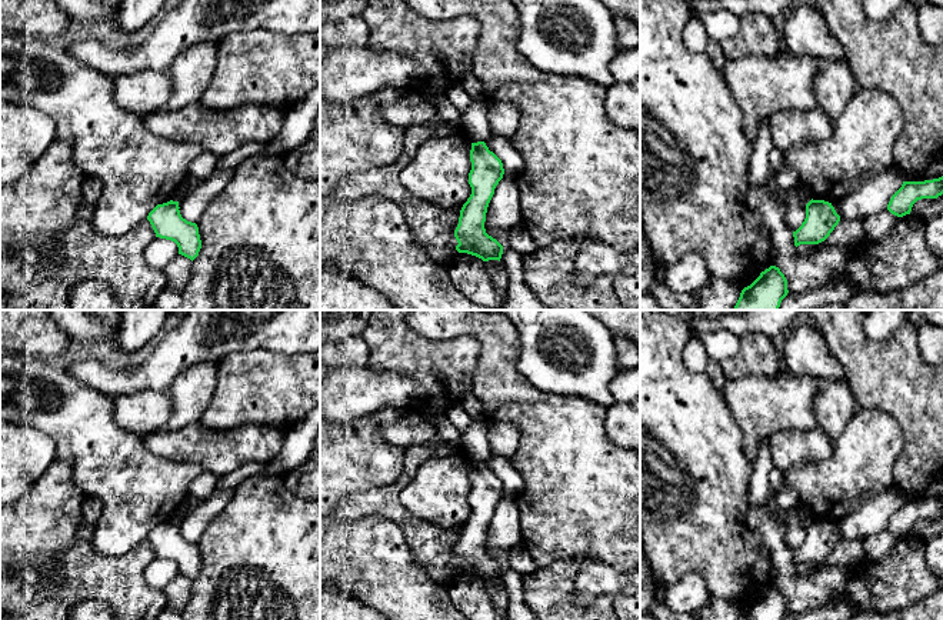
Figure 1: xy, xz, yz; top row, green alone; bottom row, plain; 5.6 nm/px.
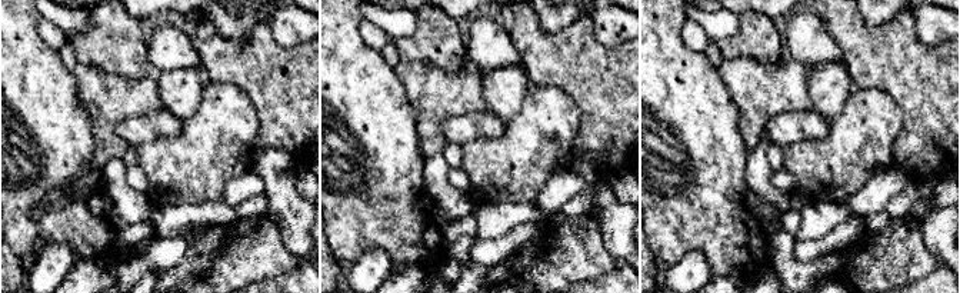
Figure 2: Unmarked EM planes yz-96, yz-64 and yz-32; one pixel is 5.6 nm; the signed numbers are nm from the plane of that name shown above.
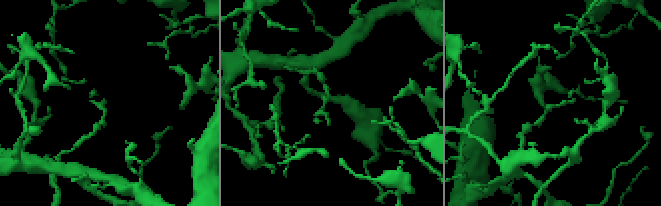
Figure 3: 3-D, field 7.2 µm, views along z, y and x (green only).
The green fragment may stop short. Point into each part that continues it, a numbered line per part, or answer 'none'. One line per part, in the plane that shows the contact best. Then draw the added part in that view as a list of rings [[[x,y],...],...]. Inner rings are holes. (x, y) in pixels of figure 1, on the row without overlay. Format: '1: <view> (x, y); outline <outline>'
none

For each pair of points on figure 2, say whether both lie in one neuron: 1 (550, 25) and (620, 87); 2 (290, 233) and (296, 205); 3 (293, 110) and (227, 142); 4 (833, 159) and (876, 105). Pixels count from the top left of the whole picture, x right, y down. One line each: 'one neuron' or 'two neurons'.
1: two neurons
2: one neuron
3: two neurons
4: one neuron

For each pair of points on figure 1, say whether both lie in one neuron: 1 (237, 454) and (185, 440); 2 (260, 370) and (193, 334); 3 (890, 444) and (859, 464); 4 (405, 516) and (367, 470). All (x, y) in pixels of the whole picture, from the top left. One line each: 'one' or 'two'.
1: one
2: two
3: one
4: two

